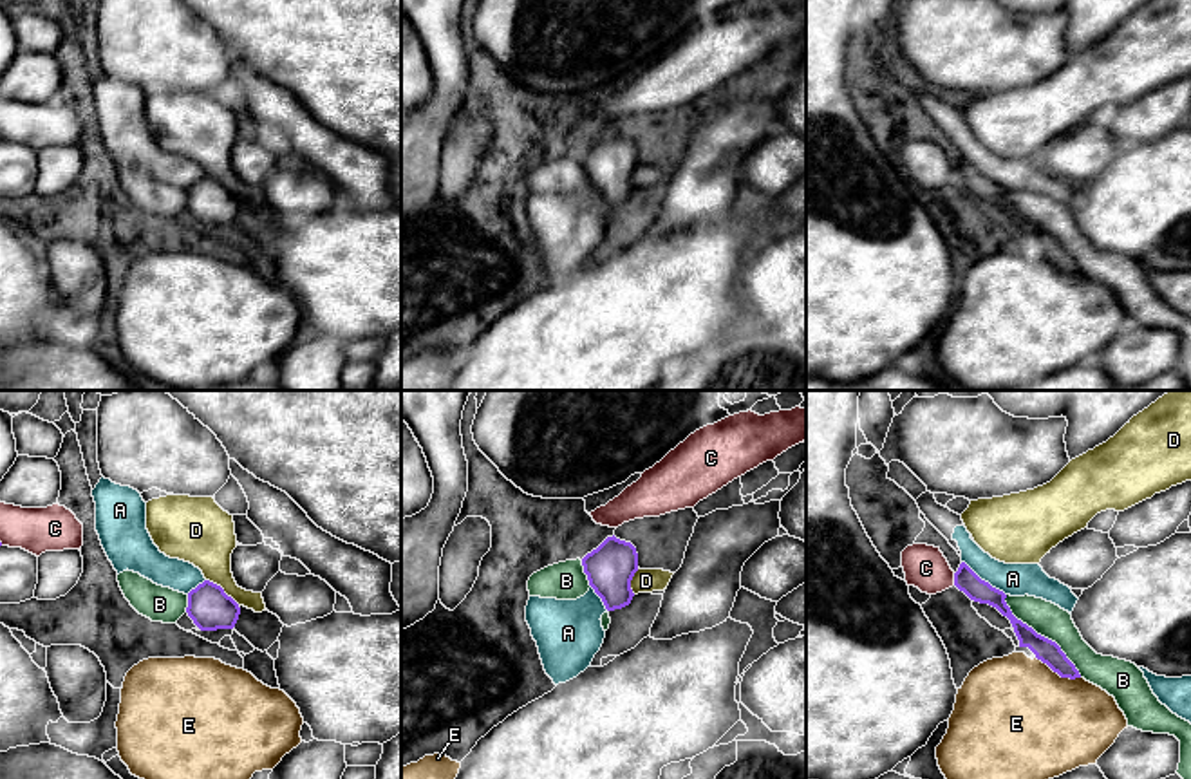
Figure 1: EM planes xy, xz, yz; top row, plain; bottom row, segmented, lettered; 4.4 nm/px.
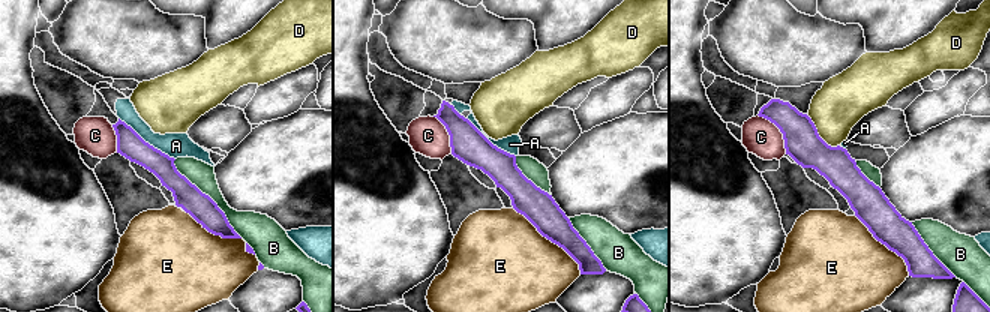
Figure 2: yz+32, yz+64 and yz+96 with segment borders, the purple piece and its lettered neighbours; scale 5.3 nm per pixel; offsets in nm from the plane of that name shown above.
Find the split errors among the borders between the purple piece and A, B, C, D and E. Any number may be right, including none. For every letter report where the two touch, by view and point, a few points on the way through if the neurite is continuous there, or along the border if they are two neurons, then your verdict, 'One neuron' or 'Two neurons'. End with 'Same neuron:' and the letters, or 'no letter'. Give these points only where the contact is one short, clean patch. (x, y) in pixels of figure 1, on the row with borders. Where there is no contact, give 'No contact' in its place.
A: Touches purple at yz (984, 581). Path across: yz (965, 579), (984, 581), (1012, 579). One neuron
B: Touches purple at yz (1040, 635). Two neurons
C: Touches purple at yz (955, 579). Two neurons
D: Touches purple at xy (223, 590). Two neurons
E: Touches purple at yz (1058, 673). Two neurons
Same neuron: A

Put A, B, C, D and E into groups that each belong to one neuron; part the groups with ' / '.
A / B / C / D / E

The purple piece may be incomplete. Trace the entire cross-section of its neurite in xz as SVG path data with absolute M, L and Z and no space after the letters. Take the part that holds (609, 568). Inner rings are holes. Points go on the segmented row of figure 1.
M614 535L582 558L589 591L577 600L530 596L526 622L537 642L546 674L555 685L566 683L591 667L605 631L602 615L631 604L631 580L638 571L638 553Z

